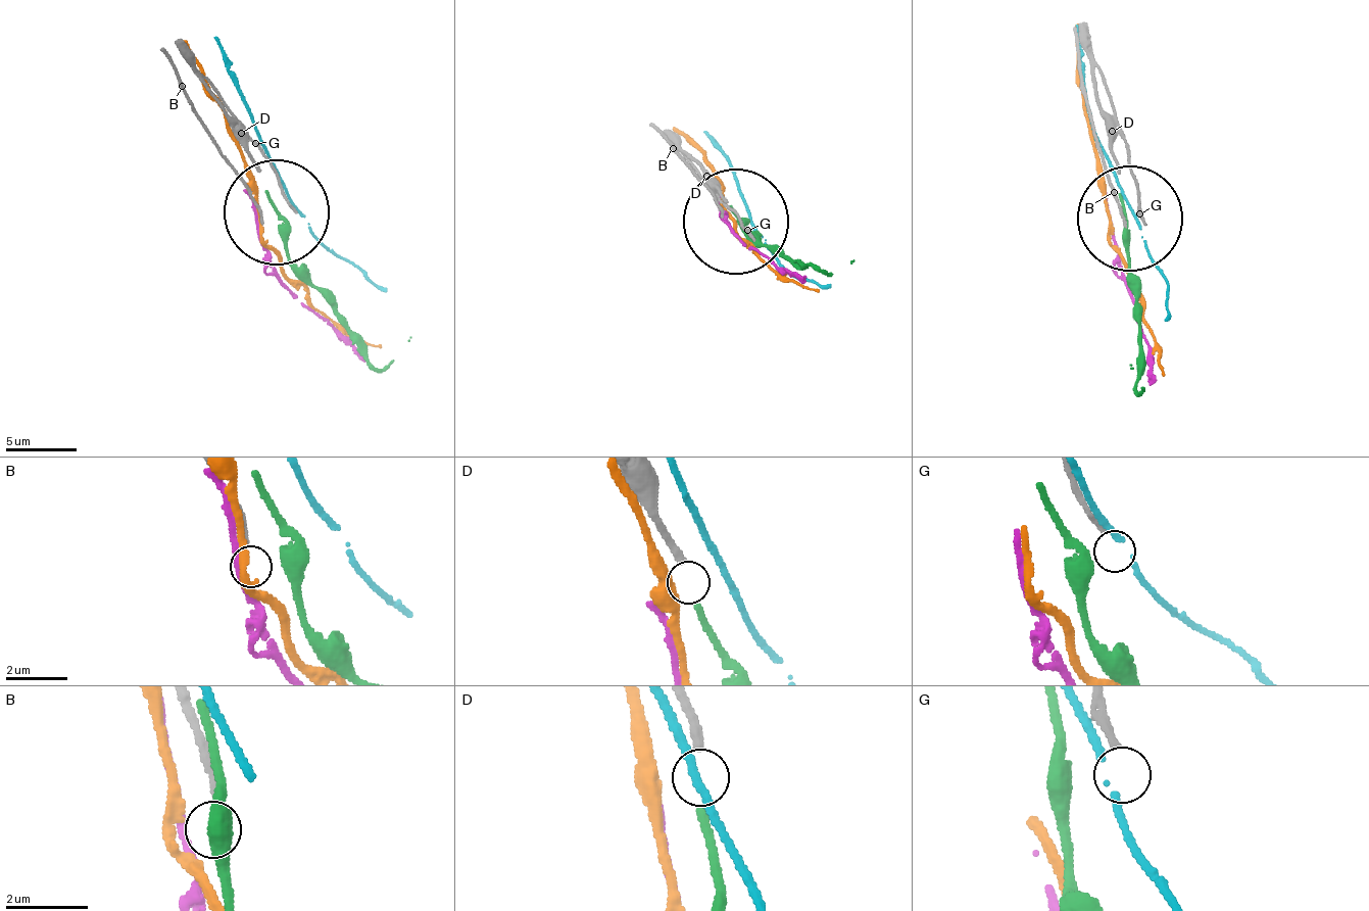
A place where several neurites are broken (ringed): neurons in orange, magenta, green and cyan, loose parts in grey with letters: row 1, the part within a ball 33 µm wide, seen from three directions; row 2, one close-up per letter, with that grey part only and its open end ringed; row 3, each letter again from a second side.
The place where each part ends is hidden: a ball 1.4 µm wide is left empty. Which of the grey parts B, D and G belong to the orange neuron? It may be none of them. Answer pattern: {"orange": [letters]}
{"orange": []}

